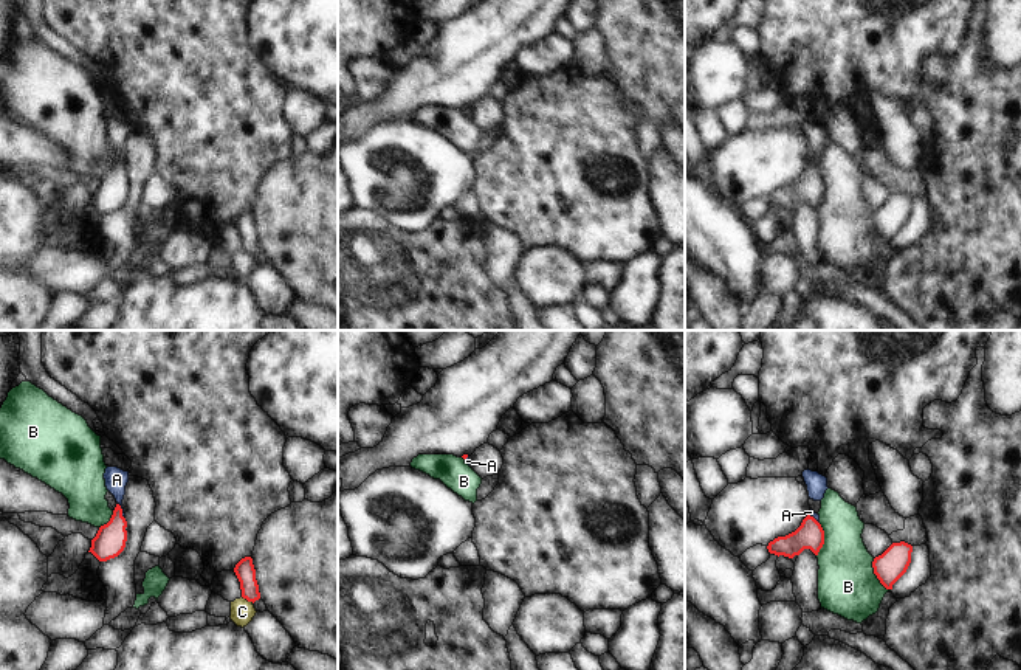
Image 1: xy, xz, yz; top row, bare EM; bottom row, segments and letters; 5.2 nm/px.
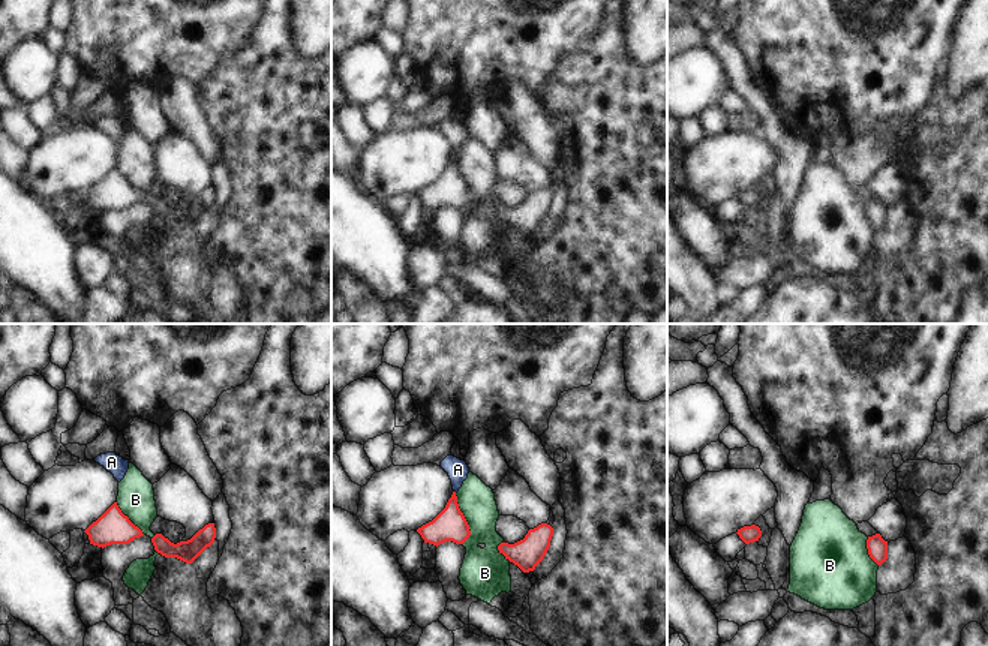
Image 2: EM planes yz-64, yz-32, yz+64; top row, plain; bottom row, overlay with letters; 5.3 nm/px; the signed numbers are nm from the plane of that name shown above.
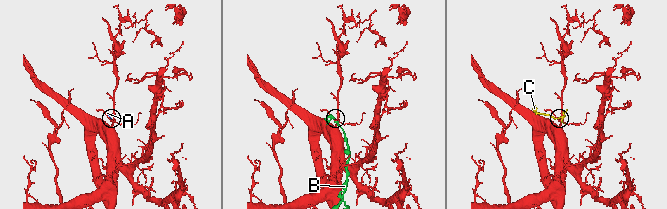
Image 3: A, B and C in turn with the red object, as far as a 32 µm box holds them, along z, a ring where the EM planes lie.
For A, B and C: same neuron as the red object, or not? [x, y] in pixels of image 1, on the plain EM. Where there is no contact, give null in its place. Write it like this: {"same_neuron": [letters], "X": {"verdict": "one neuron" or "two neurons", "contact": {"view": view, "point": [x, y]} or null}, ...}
{"same_neuron": ["A"], "A": {"verdict": "one neuron", "contact": {"view": "xy", "point": [121, 163]}}, "B": {"verdict": "two neurons", "contact": {"view": "yz", "point": [876, 227]}}, "C": {"verdict": "two neurons", "contact": {"view": "xy", "point": [248, 253]}}}

